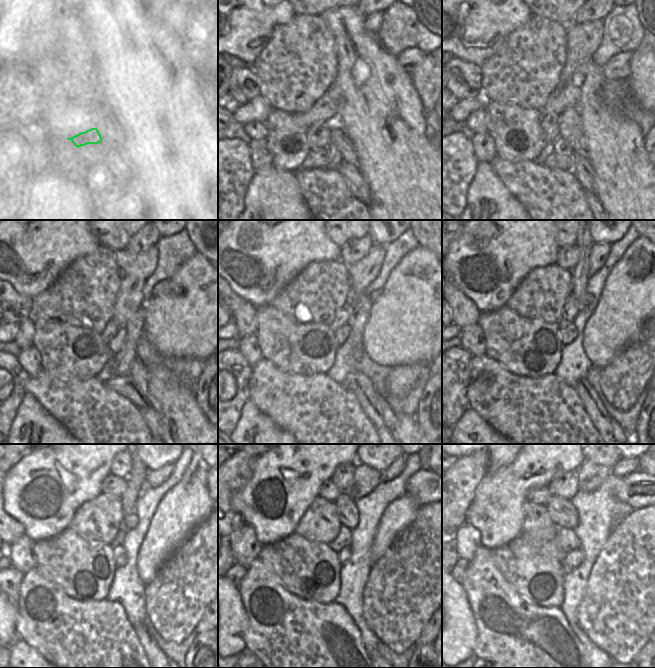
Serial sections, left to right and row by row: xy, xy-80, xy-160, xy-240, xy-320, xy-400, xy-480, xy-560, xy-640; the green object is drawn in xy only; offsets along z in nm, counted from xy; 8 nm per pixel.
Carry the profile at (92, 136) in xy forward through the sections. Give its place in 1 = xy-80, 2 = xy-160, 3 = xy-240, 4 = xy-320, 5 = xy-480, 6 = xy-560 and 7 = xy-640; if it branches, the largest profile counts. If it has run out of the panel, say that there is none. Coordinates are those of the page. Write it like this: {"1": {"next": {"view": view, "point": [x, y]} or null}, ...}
{"1": {"next": {"view": "xy-80", "point": [318, 135]}}, "2": {"next": {"view": "xy-160", "point": [549, 123]}}, "3": {"next": {"view": "xy-240", "point": [107, 334]}}, "4": {"next": {"view": "xy-320", "point": [342, 315]}}, "5": {"next": {"view": "xy-480", "point": [133, 490]}}, "6": {"next": {"view": "xy-560", "point": [365, 479]}}, "7": {"next": {"view": "xy-640", "point": [590, 475]}}}

